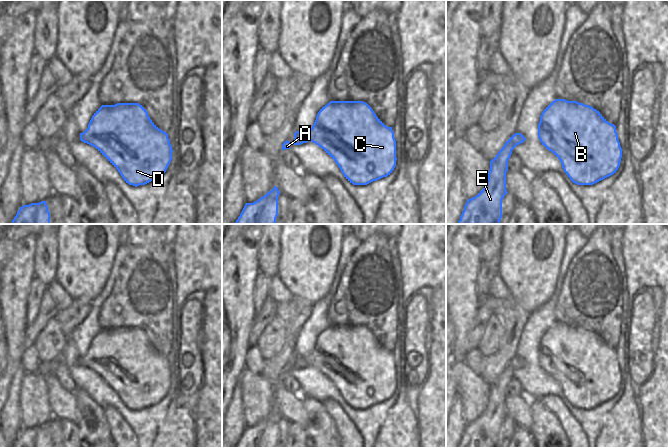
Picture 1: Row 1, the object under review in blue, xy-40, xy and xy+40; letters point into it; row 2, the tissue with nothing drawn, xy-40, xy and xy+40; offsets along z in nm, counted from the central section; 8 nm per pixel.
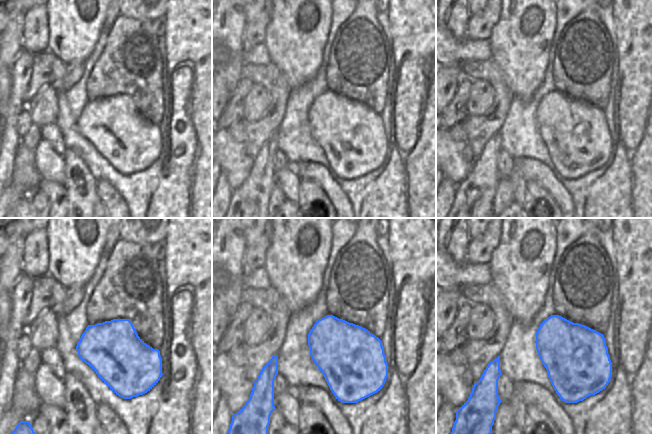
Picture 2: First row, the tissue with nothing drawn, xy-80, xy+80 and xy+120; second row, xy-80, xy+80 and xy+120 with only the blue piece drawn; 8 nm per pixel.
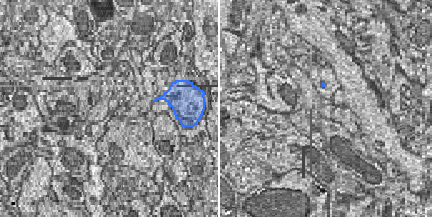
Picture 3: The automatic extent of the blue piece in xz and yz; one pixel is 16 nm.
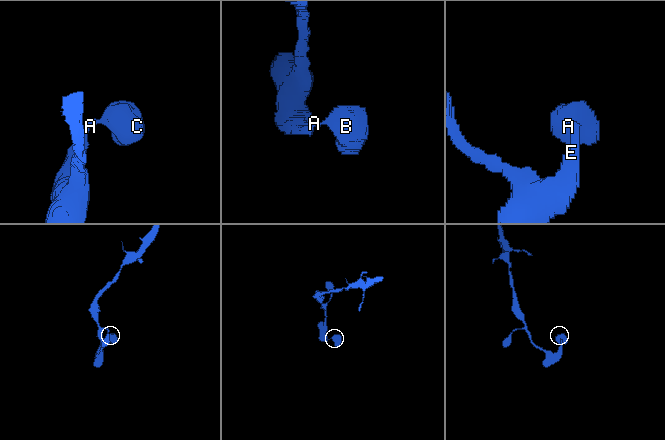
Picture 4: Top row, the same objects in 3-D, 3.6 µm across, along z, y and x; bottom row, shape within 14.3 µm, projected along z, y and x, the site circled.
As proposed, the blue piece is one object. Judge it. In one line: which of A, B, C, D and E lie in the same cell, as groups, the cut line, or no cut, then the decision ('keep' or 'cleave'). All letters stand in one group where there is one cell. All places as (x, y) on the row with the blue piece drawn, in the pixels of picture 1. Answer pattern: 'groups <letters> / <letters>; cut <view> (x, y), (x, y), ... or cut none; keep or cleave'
groups A B C D E; cut none; keep

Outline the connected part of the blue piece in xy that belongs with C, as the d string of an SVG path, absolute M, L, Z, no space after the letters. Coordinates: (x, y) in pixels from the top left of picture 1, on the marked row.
M330 101L320 109L307 133L294 133L294 145L308 141L321 147L353 185L367 185L387 177L396 166L396 140L392 127L387 127L363 101Z

